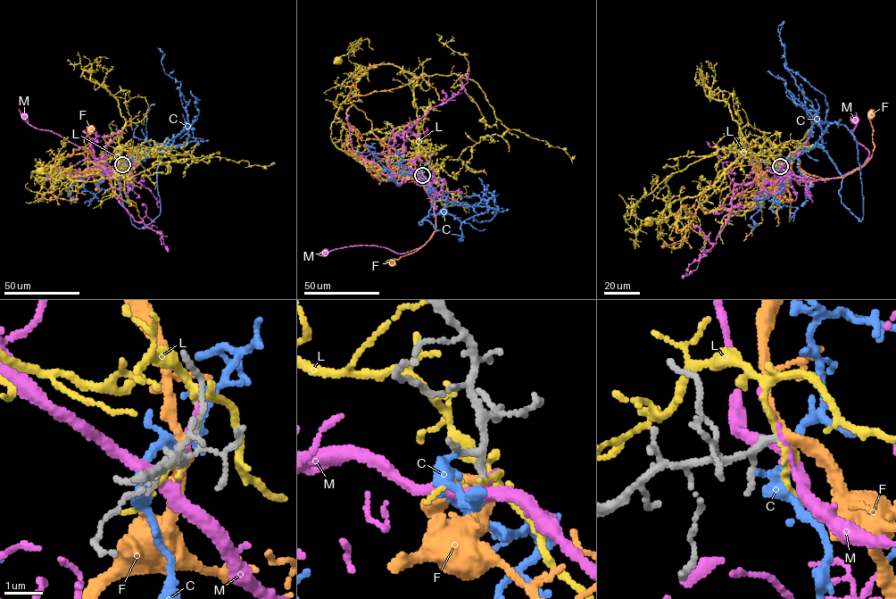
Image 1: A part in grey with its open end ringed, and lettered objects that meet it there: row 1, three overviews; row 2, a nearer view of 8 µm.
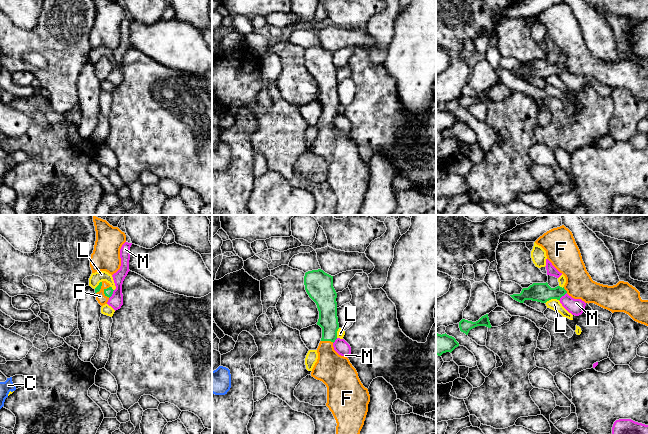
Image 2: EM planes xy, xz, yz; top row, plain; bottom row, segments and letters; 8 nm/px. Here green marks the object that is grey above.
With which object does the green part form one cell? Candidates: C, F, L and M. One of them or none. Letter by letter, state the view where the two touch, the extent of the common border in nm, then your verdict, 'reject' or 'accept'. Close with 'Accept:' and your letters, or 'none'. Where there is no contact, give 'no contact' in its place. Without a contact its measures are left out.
C: no contact; reject
F: meets green in xy; contact 100 nm long; accept
L: meets green in yz; contact 120 nm long; reject
M: meets green in yz; contact 90 nm long; reject
Accept: F

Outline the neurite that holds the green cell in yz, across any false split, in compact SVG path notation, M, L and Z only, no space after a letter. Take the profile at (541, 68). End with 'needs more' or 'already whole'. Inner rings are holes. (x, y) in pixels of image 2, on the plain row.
M564 1L547 7L535 19L546 27L547 35L565 52L566 59L563 64L551 64L547 58L533 59L523 64L520 70L510 71L514 76L546 79L551 75L560 76L567 69L574 75L594 79L612 89L624 88L634 97L648 102L648 76L642 76L640 68L628 58L619 57L608 62L593 57L572 8Z; needs more

